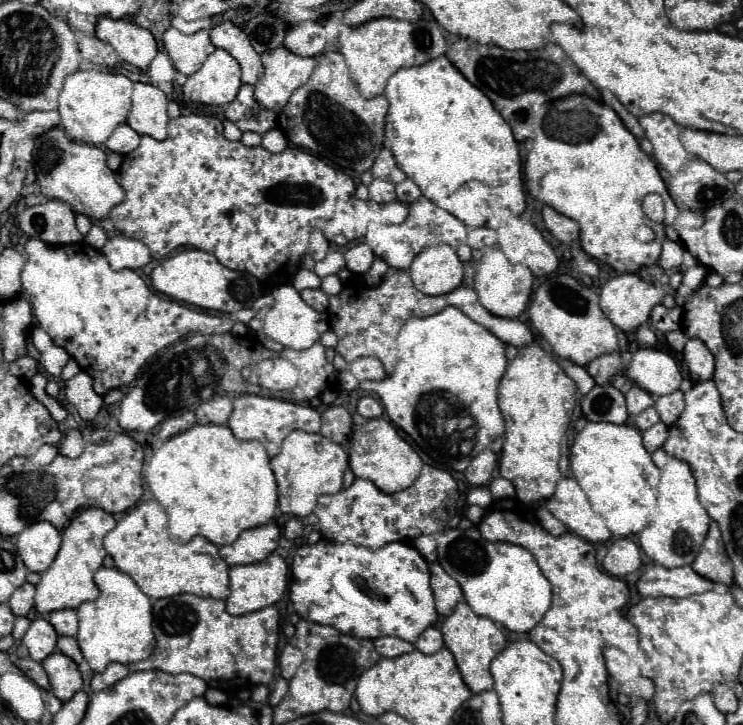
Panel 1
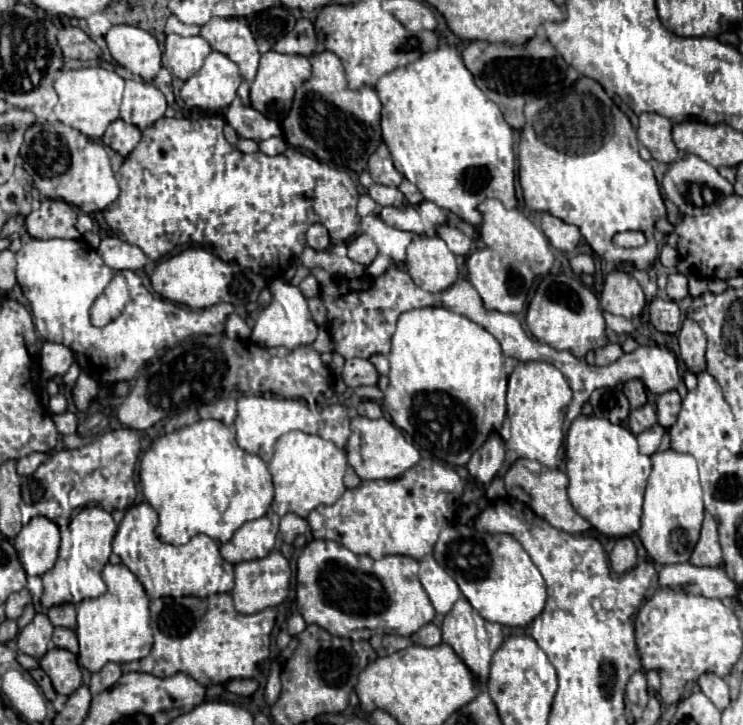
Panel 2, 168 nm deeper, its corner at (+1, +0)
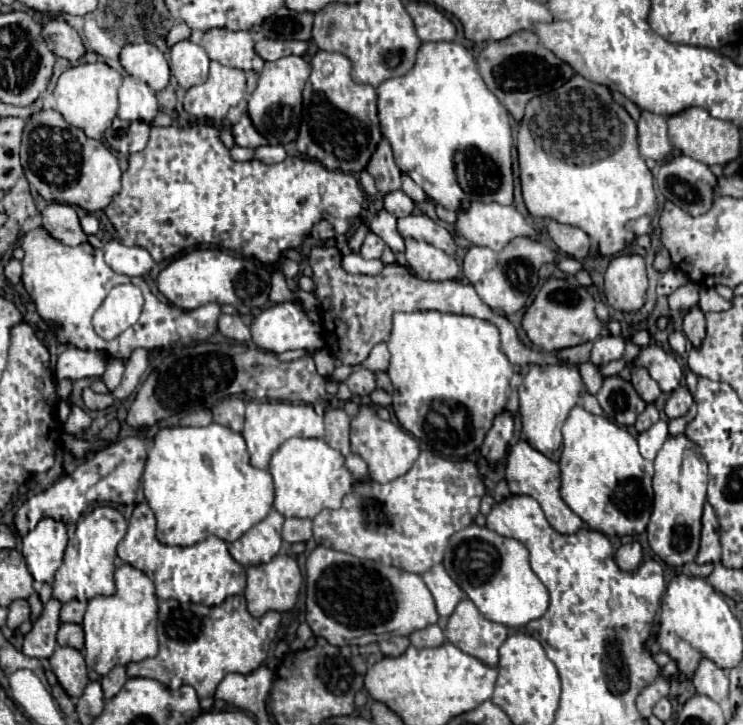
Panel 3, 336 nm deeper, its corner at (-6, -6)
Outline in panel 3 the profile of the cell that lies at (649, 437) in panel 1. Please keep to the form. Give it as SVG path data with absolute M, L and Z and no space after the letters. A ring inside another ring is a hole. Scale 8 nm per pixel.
M659 420L655 426L651 426L651 430L645 430L643 434L637 436L639 442L639 452L645 460L655 460L659 448L663 446L663 442L667 440L669 432L667 432L667 422Z

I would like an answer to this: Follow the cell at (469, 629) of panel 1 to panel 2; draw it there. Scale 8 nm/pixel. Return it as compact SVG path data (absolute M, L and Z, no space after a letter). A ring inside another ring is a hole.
M460 598L454 608L448 612L448 616L442 622L442 640L464 660L464 664L468 664L470 672L478 678L480 686L484 686L488 682L488 670L490 670L490 660L496 652L496 648L500 648L500 644L504 642L502 636L502 626L484 620L470 604L466 598Z

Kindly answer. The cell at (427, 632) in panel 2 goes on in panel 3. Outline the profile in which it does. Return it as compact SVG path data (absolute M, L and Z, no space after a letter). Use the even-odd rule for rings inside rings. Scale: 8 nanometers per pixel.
M431 624L423 630L411 632L409 640L417 648L429 648L429 646L441 646L445 642L445 636L443 636L443 630L437 624Z

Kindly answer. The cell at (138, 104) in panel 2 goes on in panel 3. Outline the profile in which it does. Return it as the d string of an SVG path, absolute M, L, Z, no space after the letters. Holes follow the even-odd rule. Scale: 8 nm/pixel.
M125 76L119 86L117 116L123 120L143 120L149 124L157 112L159 102L151 88L133 76Z

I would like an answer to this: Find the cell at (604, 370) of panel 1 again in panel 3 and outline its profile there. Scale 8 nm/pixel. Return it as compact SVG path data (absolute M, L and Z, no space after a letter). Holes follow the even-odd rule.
M601 336L595 340L593 350L591 350L591 362L595 366L603 366L611 360L621 360L625 352L625 340L621 336Z

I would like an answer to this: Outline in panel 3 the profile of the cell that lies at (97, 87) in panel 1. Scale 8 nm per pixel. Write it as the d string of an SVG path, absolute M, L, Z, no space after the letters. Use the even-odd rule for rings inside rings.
M105 62L73 66L59 76L57 86L53 90L57 110L71 126L81 128L89 138L101 138L103 132L111 126L113 118L117 116L117 106L119 106L117 88L121 86L121 80L123 76Z

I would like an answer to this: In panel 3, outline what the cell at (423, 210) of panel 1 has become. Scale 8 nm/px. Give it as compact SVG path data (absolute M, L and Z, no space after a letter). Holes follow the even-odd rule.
M379 210L379 212L373 216L369 228L371 228L377 236L381 236L381 238L385 240L385 244L387 244L393 252L403 252L403 250L405 250L403 238L401 238L399 232L397 232L397 220L395 220L387 210Z

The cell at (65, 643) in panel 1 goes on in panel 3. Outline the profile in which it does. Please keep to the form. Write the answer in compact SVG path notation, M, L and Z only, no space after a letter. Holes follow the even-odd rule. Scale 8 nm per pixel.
M61 624L57 632L57 642L61 646L71 646L81 650L83 648L83 626L81 624Z

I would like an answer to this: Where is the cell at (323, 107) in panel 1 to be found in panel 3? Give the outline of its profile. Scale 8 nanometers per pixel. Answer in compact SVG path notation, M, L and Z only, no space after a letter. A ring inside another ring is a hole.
M319 50L311 60L311 76L303 90L303 122L297 136L297 150L319 160L329 170L361 172L379 140L375 88L353 82L347 56Z

